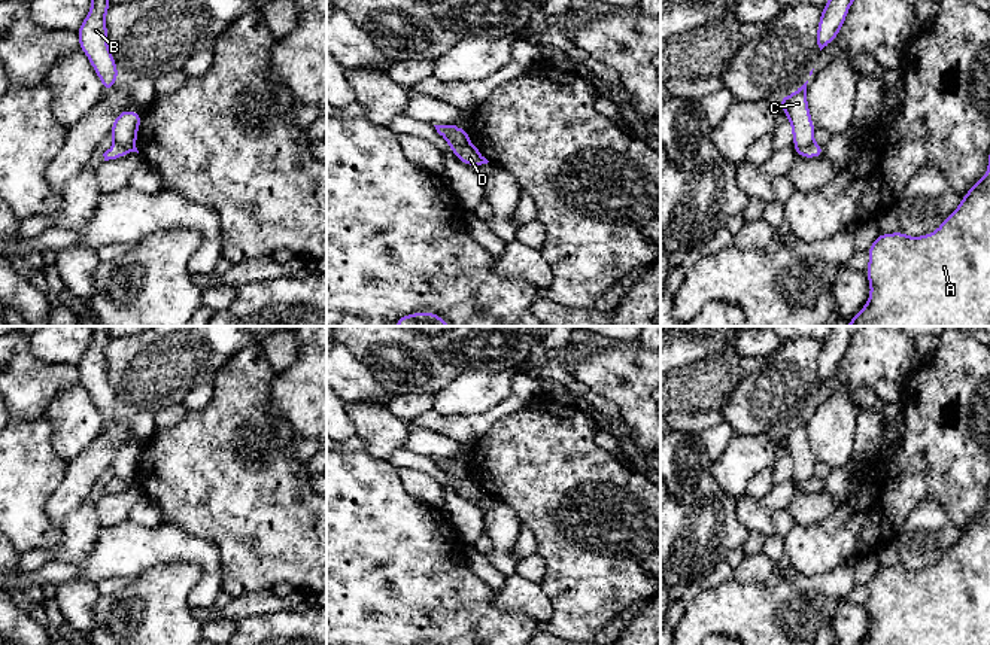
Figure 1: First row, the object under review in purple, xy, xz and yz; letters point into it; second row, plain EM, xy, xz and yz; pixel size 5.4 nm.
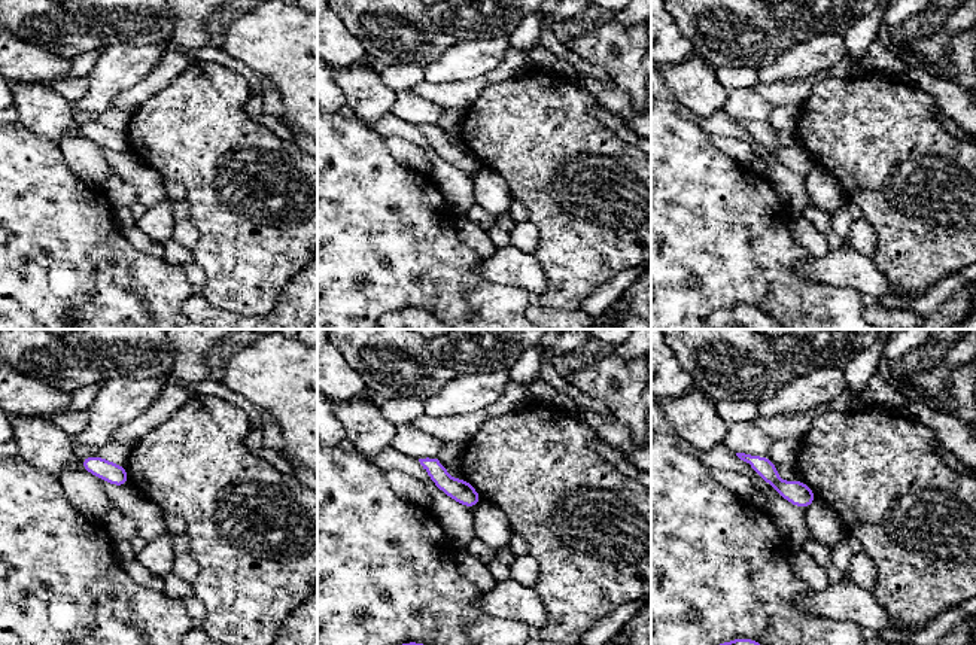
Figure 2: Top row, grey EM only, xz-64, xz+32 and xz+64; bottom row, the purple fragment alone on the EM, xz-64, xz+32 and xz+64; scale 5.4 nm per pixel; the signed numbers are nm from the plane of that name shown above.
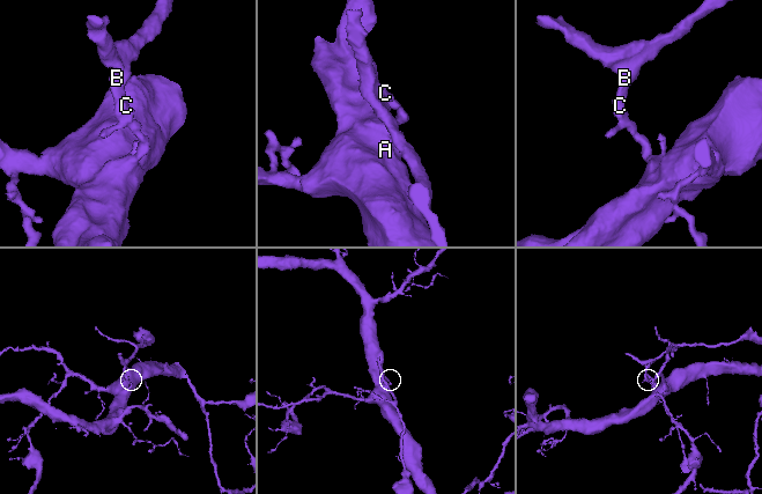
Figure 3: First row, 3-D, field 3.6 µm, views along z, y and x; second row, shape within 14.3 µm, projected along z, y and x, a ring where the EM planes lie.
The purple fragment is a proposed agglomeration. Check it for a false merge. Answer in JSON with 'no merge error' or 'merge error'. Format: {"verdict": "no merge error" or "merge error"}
{"verdict": "merge error"}

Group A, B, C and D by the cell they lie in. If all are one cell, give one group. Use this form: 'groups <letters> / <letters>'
groups A D / B C

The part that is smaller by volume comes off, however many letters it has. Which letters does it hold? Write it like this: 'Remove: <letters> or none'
Remove: B, C

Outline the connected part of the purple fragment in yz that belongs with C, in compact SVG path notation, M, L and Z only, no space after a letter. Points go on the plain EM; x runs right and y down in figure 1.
M808 414L790 429L777 433L792 459L795 483L813 478L816 466L808 442L807 417Z

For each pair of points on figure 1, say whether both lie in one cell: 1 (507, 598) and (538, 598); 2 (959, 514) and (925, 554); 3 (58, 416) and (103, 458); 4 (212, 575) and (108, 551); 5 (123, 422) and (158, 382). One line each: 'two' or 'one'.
1: one
2: two
3: two
4: one
5: two

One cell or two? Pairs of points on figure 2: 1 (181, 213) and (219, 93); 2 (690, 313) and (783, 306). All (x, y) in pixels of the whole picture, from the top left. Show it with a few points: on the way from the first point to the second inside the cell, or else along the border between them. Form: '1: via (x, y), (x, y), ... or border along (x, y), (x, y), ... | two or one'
1: border along (185, 200), (189, 209), (189, 219), (198, 233) | two
2: via (713, 294), (760, 294) | one

